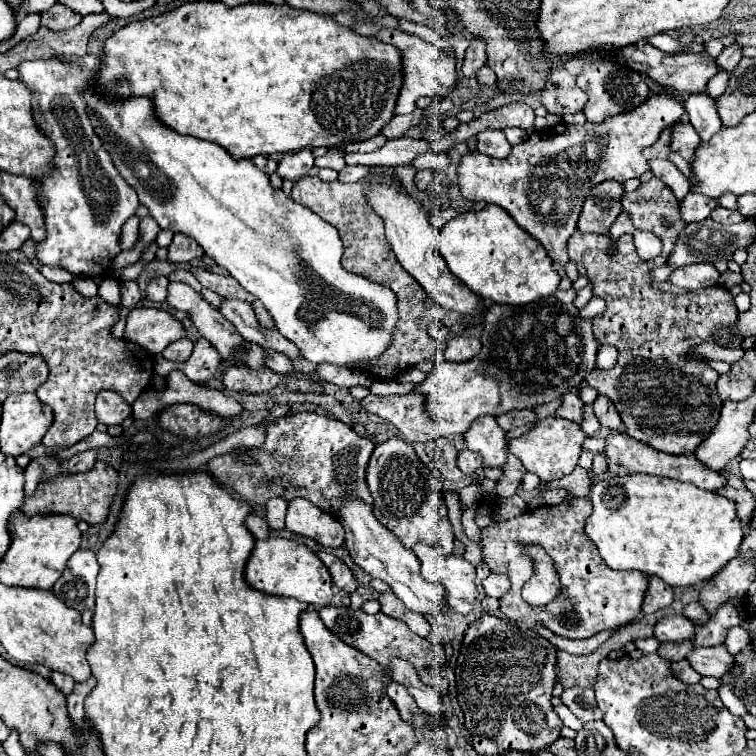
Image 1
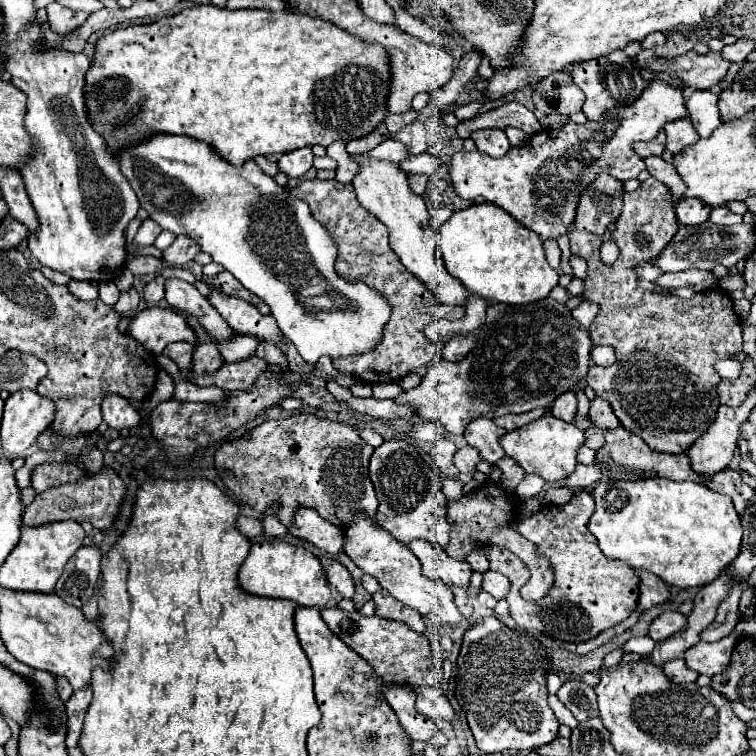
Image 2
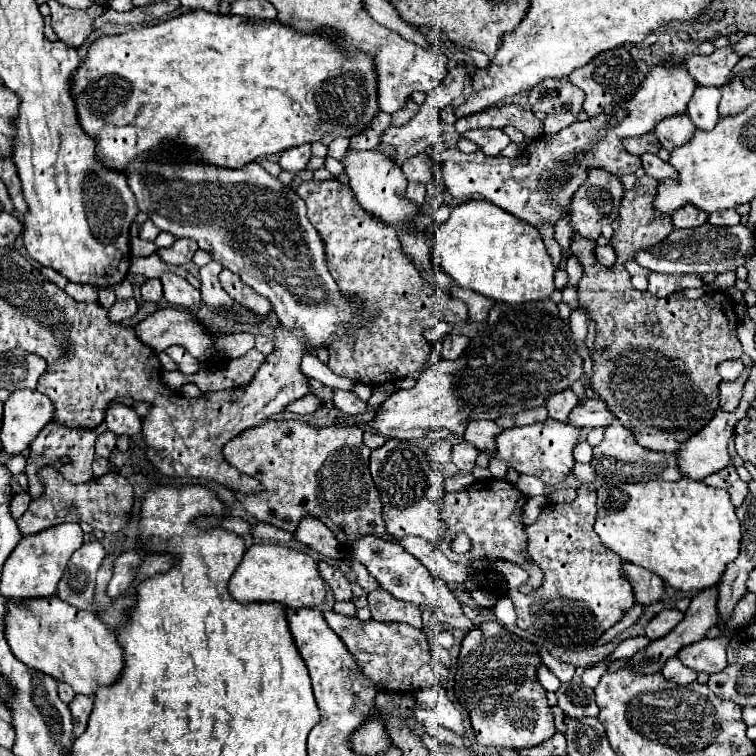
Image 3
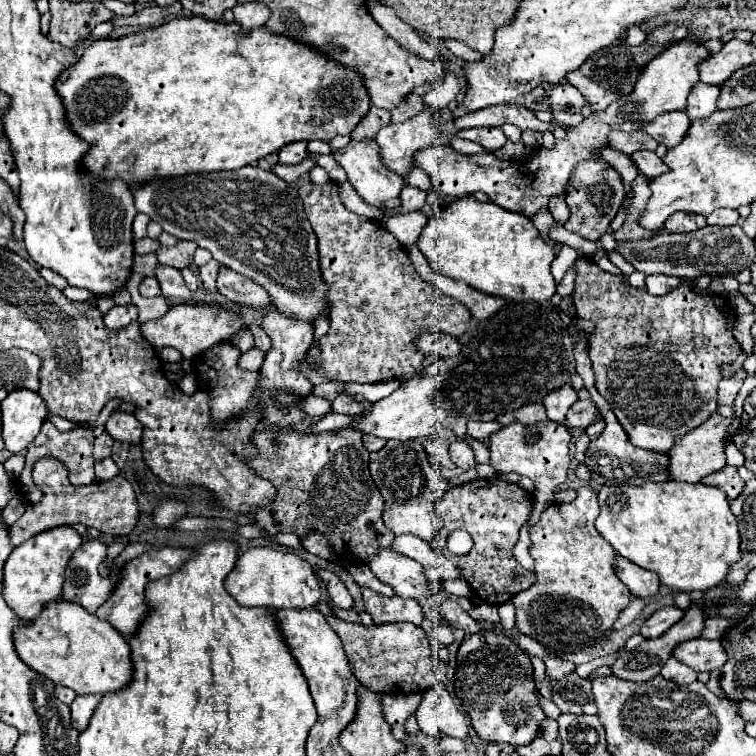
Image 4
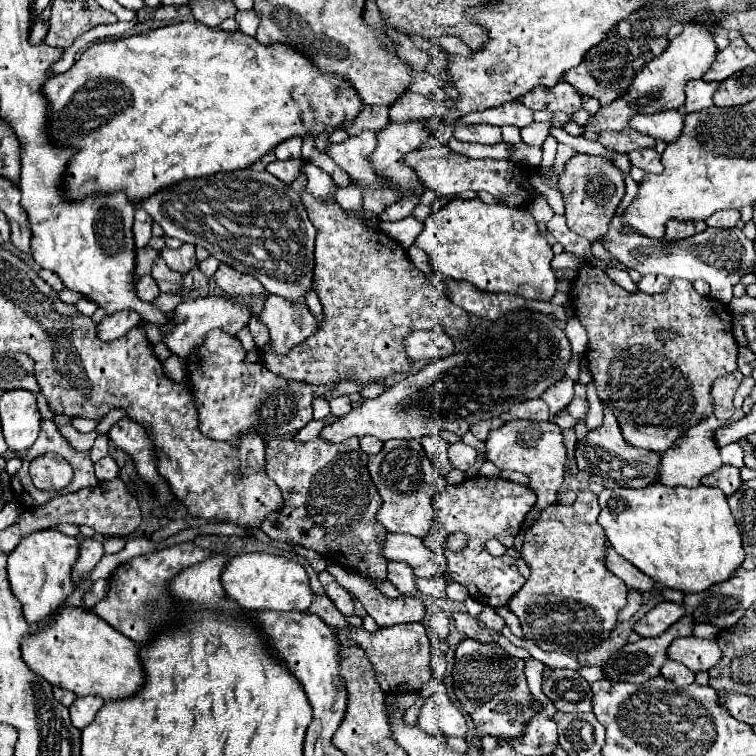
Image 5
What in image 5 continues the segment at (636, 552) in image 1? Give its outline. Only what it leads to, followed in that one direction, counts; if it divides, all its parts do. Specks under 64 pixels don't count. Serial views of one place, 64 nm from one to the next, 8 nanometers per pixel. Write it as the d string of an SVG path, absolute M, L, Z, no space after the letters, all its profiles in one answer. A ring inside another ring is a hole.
M650 484L646 488L640 488L640 490L634 490L634 488L604 488L600 494L598 494L598 502L600 502L600 516L598 516L598 522L600 526L604 528L606 532L606 538L610 542L610 546L622 554L630 564L634 564L638 570L642 570L646 576L650 576L654 582L666 586L666 588L672 588L672 590L680 590L680 592L704 592L706 588L714 586L714 584L720 584L728 578L734 576L734 572L738 570L738 566L744 562L744 548L742 548L742 538L740 538L740 530L736 526L736 520L728 508L728 502L726 502L726 496L724 492L720 492L720 488L710 488L710 486L698 486L698 488L684 488L684 486L676 486L676 488L668 488L664 484Z

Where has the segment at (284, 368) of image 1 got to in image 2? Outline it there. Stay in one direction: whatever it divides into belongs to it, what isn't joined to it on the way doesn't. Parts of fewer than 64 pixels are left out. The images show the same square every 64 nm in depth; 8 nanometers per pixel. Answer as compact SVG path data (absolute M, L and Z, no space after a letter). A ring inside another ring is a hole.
M260 342L258 348L256 348L256 354L258 354L260 358L264 358L268 364L286 364L286 362L284 362L286 356L284 356L282 350L280 350L276 344L272 344L272 342Z

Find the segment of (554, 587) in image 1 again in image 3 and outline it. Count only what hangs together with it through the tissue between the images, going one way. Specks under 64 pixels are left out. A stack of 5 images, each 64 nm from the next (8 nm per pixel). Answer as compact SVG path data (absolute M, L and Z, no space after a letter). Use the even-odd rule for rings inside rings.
M496 478L476 480L474 484L466 486L460 492L446 494L442 500L442 506L440 506L440 518L446 524L446 532L436 544L438 550L442 550L442 554L450 560L466 564L468 570L472 570L472 558L486 560L488 566L484 570L476 572L476 580L482 590L498 594L498 596L504 592L504 580L500 578L500 572L492 570L492 562L506 560L506 562L518 564L520 568L524 568L528 572L528 580L520 586L520 592L528 592L528 590L532 592L534 588L540 586L542 572L534 562L526 562L522 556L522 548L526 546L526 534L522 530L522 506L524 504L526 504L526 498L514 484L510 484L506 480L496 480ZM458 532L466 532L470 536L470 540L472 540L470 554L456 554L450 550L450 542Z

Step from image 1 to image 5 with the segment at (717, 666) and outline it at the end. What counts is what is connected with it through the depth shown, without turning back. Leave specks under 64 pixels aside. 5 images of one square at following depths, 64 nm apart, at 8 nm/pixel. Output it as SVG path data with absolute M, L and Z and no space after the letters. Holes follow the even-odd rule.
M696 636L676 638L668 646L666 654L668 654L670 660L686 664L692 672L710 670L722 658L722 652L720 652L716 640L702 640L702 638L696 638Z

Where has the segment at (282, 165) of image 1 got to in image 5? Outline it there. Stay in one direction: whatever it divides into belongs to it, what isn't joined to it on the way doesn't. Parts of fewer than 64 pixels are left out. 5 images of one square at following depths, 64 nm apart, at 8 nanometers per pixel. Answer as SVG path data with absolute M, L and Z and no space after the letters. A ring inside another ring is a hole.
M290 138L290 140L284 140L282 144L276 146L276 158L278 158L278 160L302 158L300 146L302 146L302 138Z

